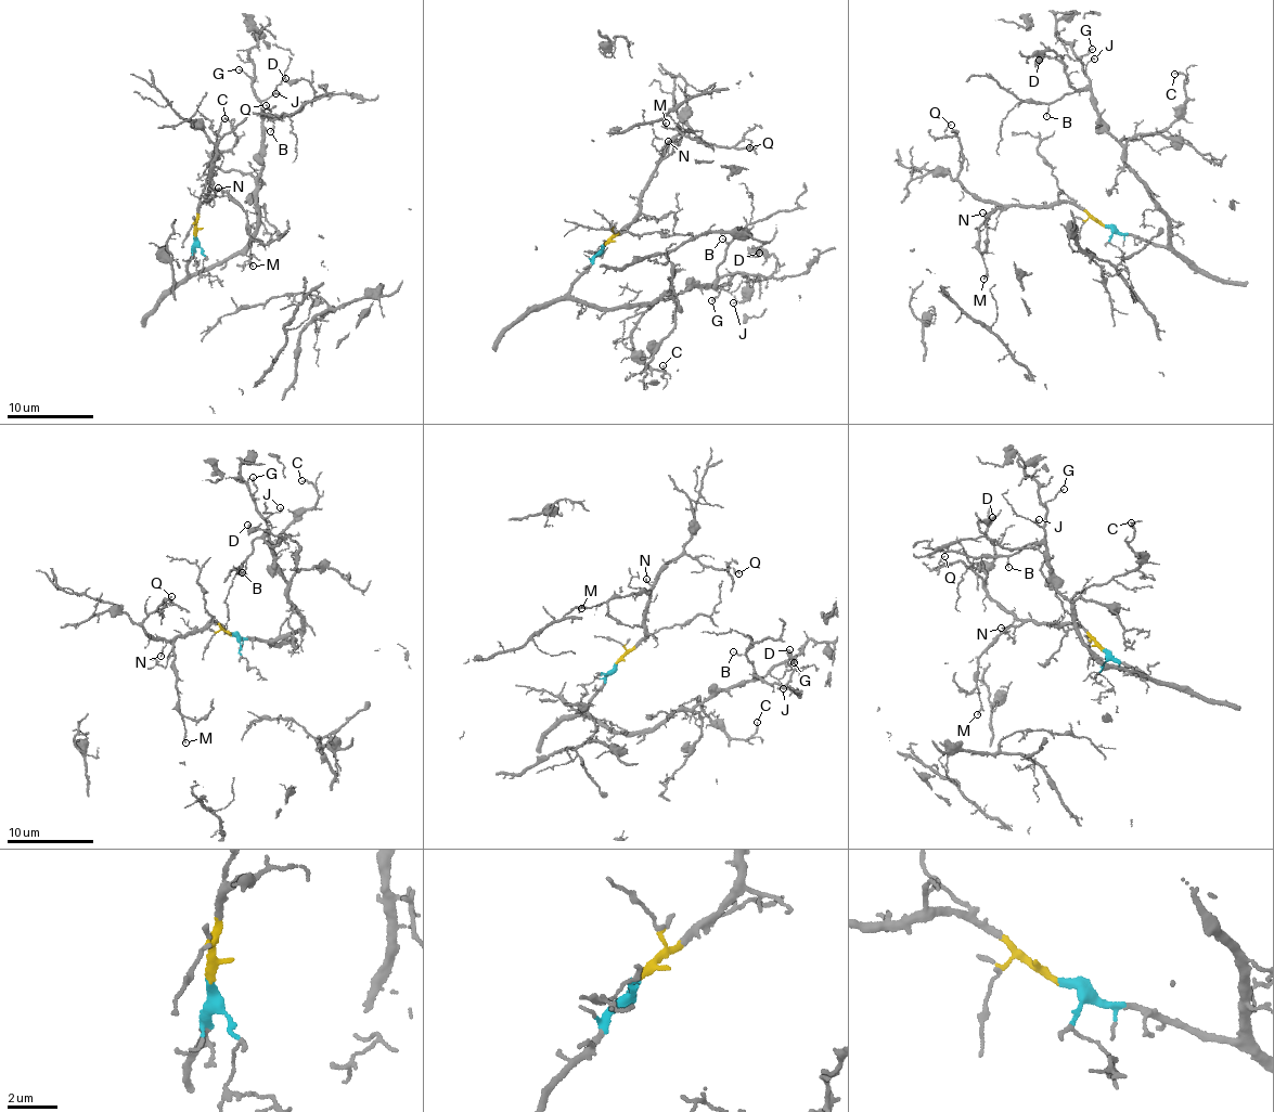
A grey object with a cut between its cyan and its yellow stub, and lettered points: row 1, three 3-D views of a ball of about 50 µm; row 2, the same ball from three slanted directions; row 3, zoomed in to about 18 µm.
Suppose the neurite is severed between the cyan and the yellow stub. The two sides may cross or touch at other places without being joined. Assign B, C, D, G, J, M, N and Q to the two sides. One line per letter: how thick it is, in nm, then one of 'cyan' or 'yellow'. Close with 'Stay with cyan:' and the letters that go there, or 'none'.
B: 110 nm thick; cyan
C: 170 nm thick; cyan
D: 300 nm thick; cyan
G: 110 nm thick; cyan
J: 110 nm thick; cyan
M: 150 nm thick; yellow
N: 80 nm thick; yellow
Q: 90 nm thick; yellow
Stay with cyan: B, C, D, G, J

